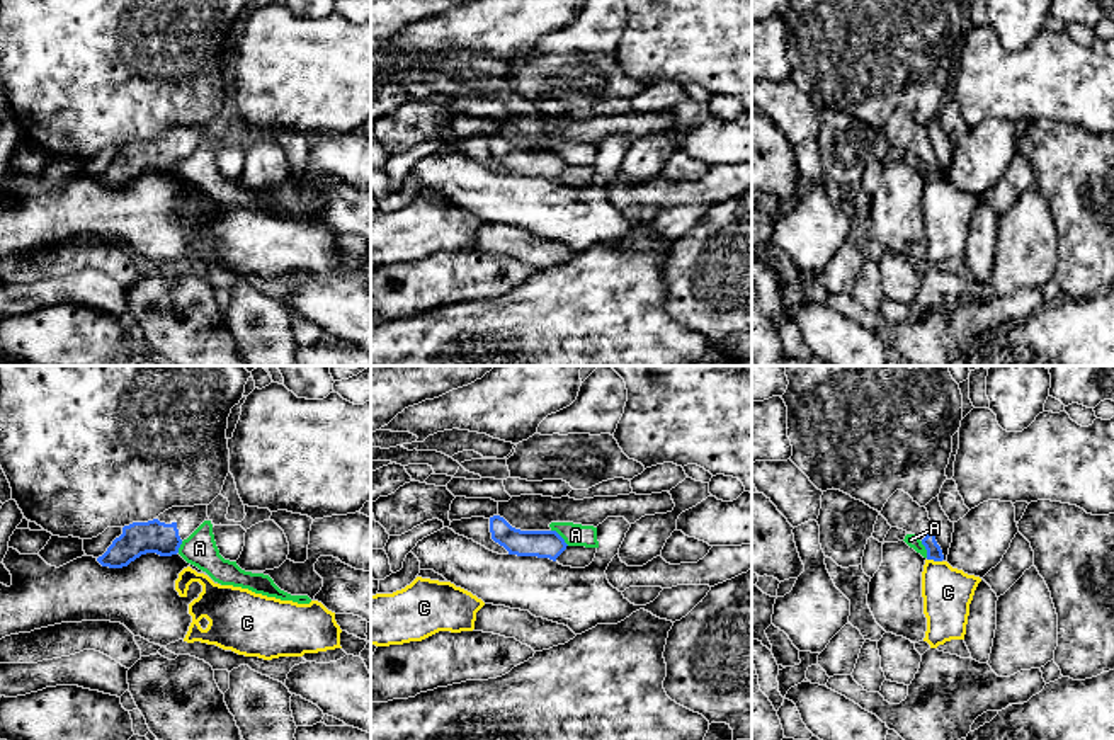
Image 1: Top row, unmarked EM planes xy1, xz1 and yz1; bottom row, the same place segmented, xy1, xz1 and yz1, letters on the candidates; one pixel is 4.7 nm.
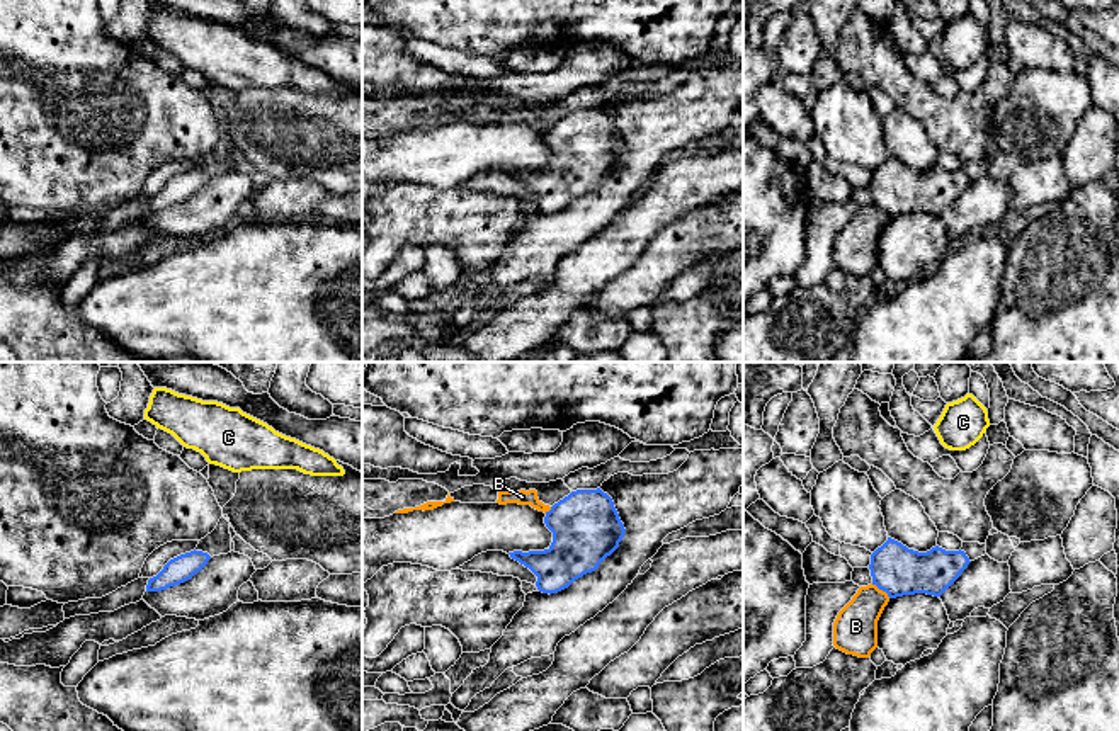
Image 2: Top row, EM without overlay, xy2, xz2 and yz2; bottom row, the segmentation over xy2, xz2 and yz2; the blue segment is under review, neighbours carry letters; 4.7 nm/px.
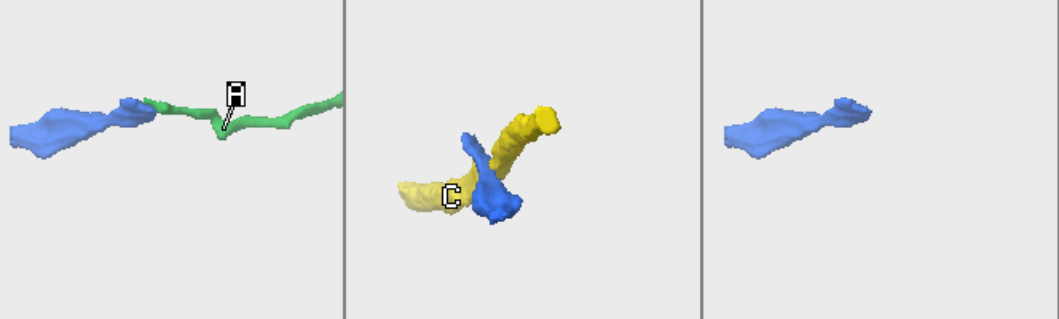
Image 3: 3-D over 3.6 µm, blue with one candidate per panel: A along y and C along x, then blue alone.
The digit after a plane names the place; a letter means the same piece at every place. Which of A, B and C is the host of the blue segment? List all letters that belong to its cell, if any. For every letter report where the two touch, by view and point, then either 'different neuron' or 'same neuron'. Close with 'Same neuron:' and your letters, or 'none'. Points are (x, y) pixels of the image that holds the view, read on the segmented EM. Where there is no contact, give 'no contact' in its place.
A: xz1 (560, 536) | different neuron
B: yz2 (881, 589) | different neuron
C: yz1 (934, 560) | different neuron
Same neuron: none

